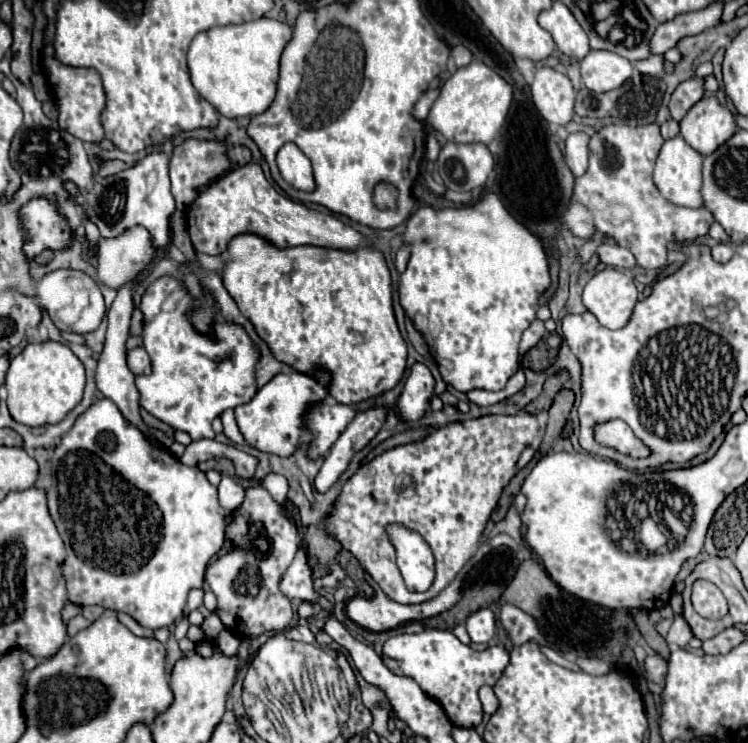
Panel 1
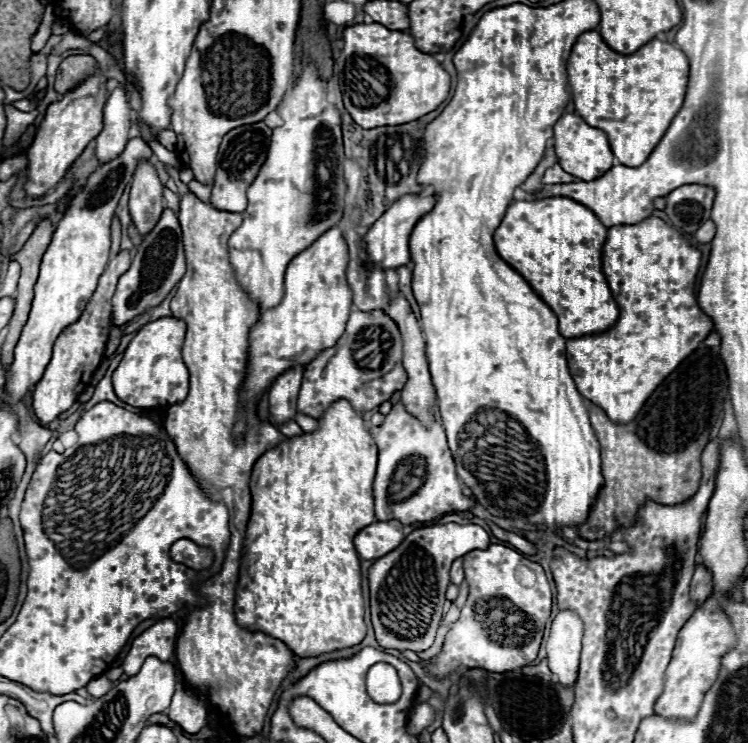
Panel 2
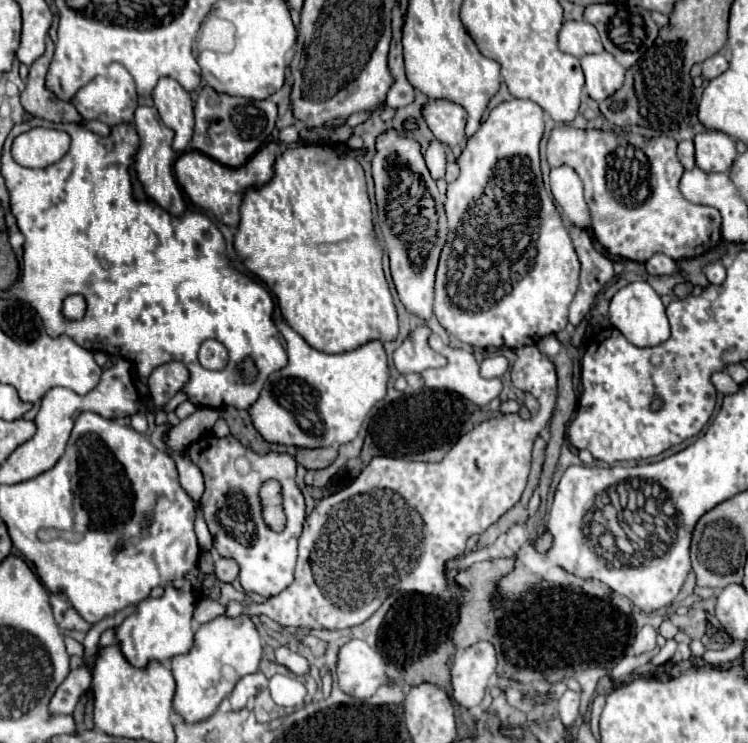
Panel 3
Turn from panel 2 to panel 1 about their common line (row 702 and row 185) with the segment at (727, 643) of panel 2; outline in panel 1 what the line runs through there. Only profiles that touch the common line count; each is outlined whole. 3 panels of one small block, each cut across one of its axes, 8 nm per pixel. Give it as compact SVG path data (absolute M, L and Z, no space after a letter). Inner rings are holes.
M680 134L662 144L662 150L658 154L656 168L654 168L654 184L660 190L660 194L676 206L686 206L686 208L702 206L702 196L700 196L702 156L690 144L686 144Z

